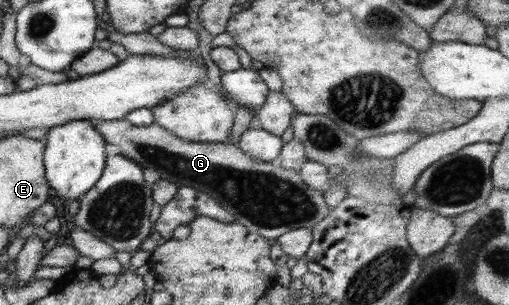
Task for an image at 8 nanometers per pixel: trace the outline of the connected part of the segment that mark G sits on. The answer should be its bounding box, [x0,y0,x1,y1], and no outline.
[93,120,331,240]

